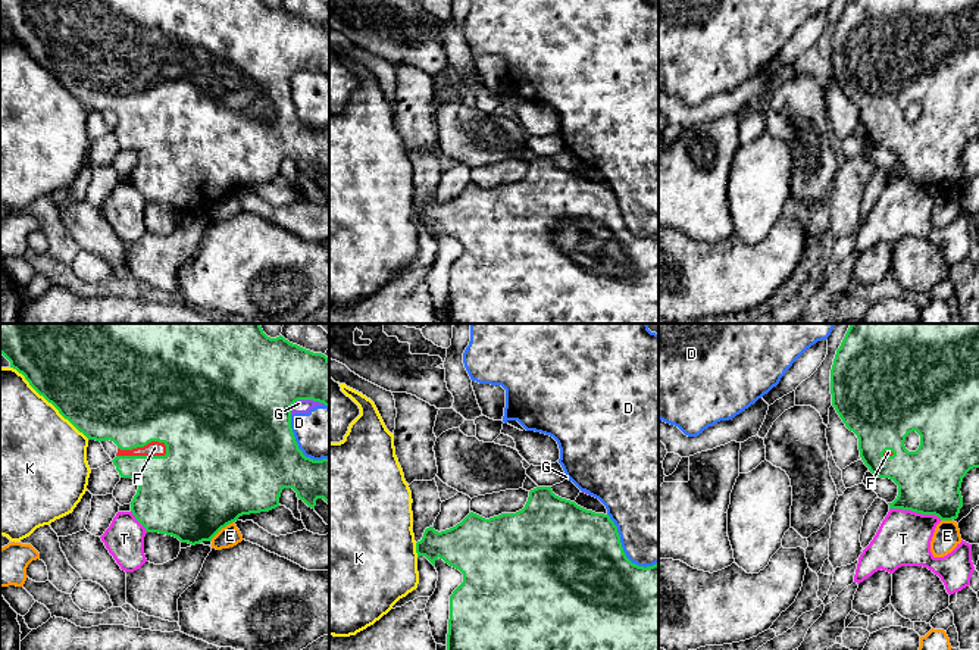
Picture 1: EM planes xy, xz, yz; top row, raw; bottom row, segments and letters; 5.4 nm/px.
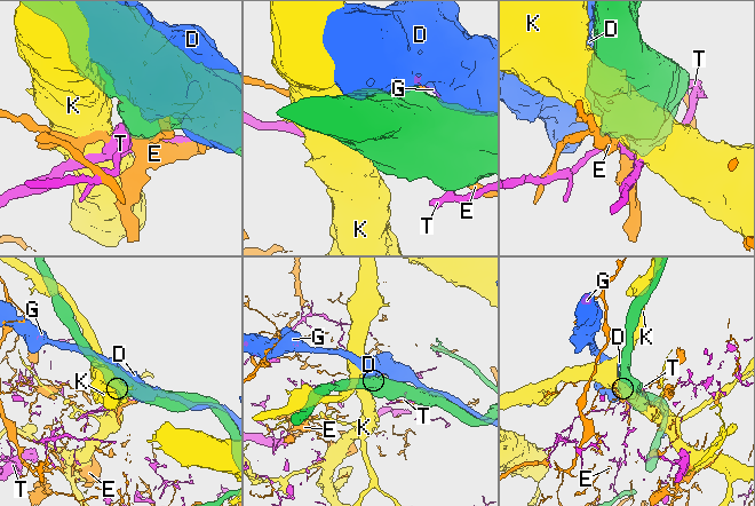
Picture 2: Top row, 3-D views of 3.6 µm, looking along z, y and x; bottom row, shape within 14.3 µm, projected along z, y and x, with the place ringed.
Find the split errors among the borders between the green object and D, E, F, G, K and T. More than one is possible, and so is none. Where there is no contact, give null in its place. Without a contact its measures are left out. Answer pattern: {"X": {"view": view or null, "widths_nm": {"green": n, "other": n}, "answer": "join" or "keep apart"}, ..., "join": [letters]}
{"D": {"view": "xz", "widths_nm": {"green": 500, "other": 440}, "answer": "keep apart"}, "E": {"view": "xy", "widths_nm": {"green": 500, "other": 120}, "answer": "keep apart"}, "F": {"view": "xy", "widths_nm": {"green": 400, "other": 80}, "answer": "join"}, "G": {"view": "xy", "widths_nm": {"green": 440, "other": 80}, "answer": "keep apart"}, "K": {"view": "xy", "widths_nm": {"green": 480, "other": 500}, "answer": "keep apart"}, "T": {"view": "yz", "widths_nm": {"green": 340, "other": 300}, "answer": "keep apart"}, "join": ["F"]}

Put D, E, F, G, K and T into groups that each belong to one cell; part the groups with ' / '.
D G / E / F / K / T

